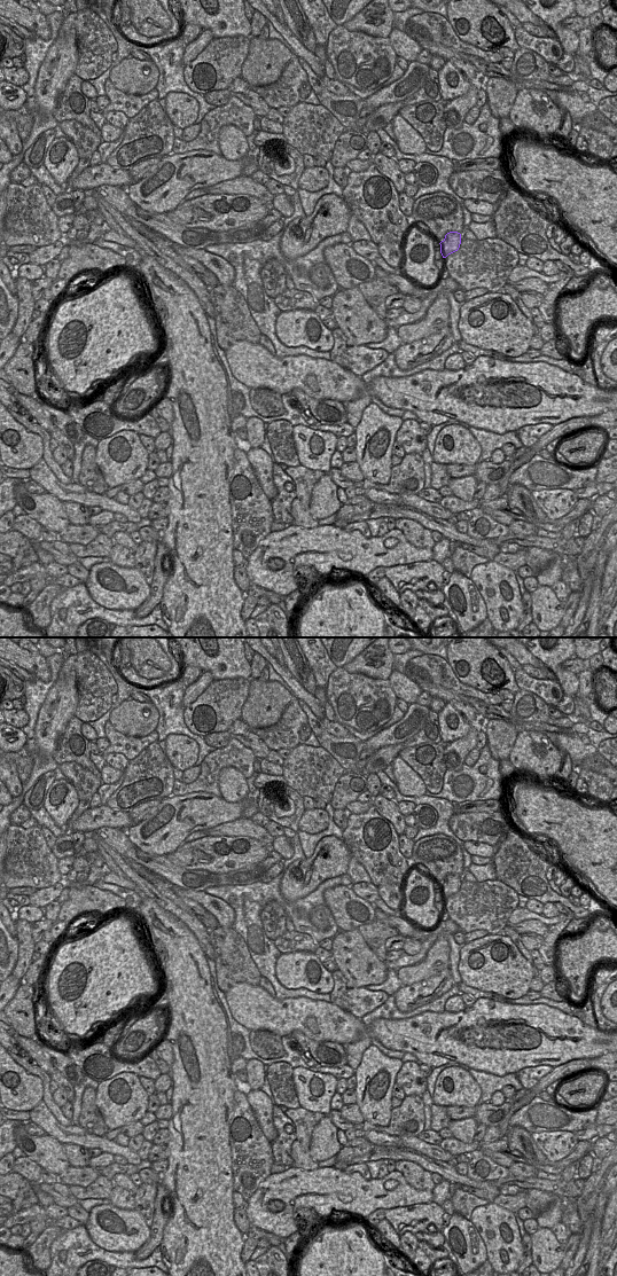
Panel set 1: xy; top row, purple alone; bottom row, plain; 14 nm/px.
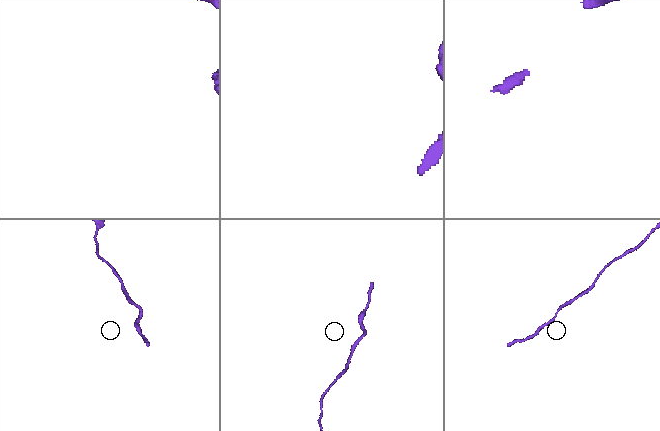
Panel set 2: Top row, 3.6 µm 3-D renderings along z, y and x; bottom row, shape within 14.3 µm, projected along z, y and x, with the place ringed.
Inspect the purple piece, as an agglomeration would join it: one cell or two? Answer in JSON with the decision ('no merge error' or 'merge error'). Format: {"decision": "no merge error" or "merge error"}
{"decision": "no merge error"}

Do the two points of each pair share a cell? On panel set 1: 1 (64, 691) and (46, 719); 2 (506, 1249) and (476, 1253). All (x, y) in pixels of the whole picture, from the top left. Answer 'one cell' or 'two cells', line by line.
1: one cell
2: two cells

